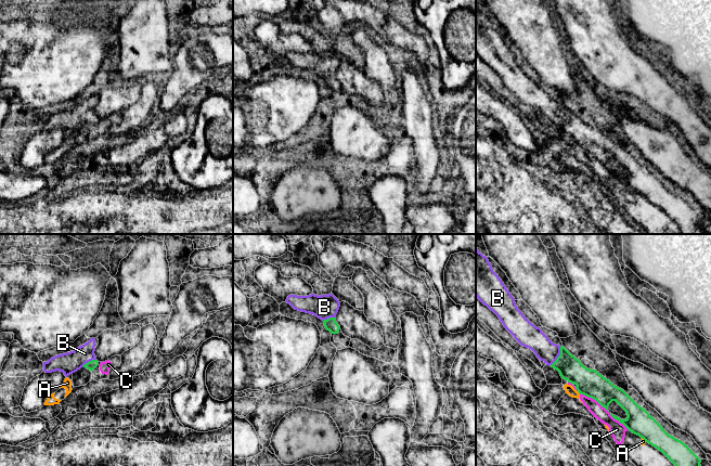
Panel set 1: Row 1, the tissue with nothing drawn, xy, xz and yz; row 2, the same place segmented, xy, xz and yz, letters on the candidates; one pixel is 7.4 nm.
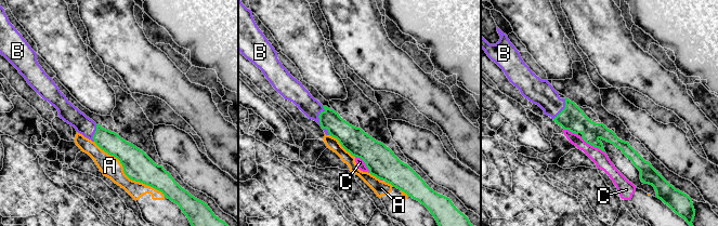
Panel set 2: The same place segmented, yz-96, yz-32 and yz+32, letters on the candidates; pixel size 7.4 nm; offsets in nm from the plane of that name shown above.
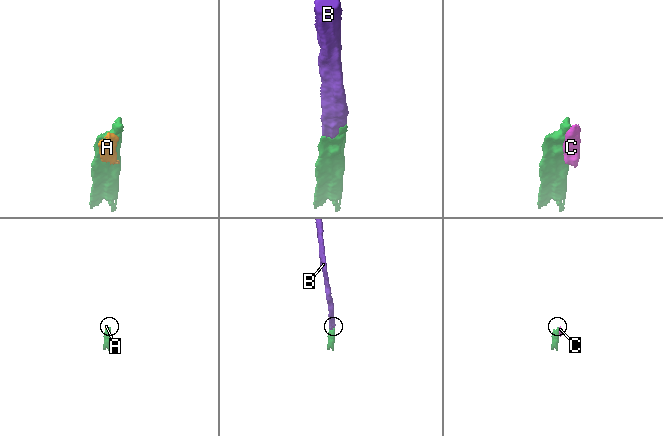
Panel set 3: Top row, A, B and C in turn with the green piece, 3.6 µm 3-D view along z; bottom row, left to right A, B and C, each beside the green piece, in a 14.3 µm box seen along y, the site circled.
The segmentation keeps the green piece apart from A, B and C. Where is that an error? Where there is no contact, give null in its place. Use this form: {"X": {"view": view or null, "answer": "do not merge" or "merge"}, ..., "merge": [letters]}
{"A": {"view": "yz", "answer": "do not merge"}, "B": {"view": "yz", "answer": "merge"}, "C": {"view": "yz", "answer": "do not merge"}, "merge": ["B"]}

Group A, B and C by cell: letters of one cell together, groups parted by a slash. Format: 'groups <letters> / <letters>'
groups A C / B

